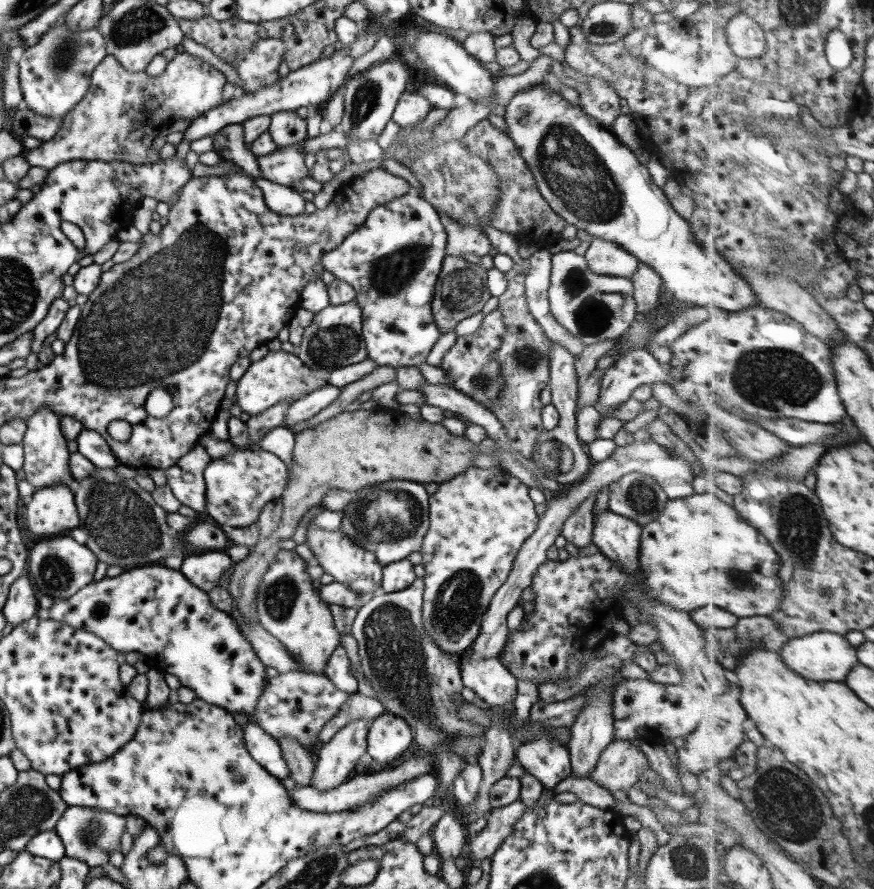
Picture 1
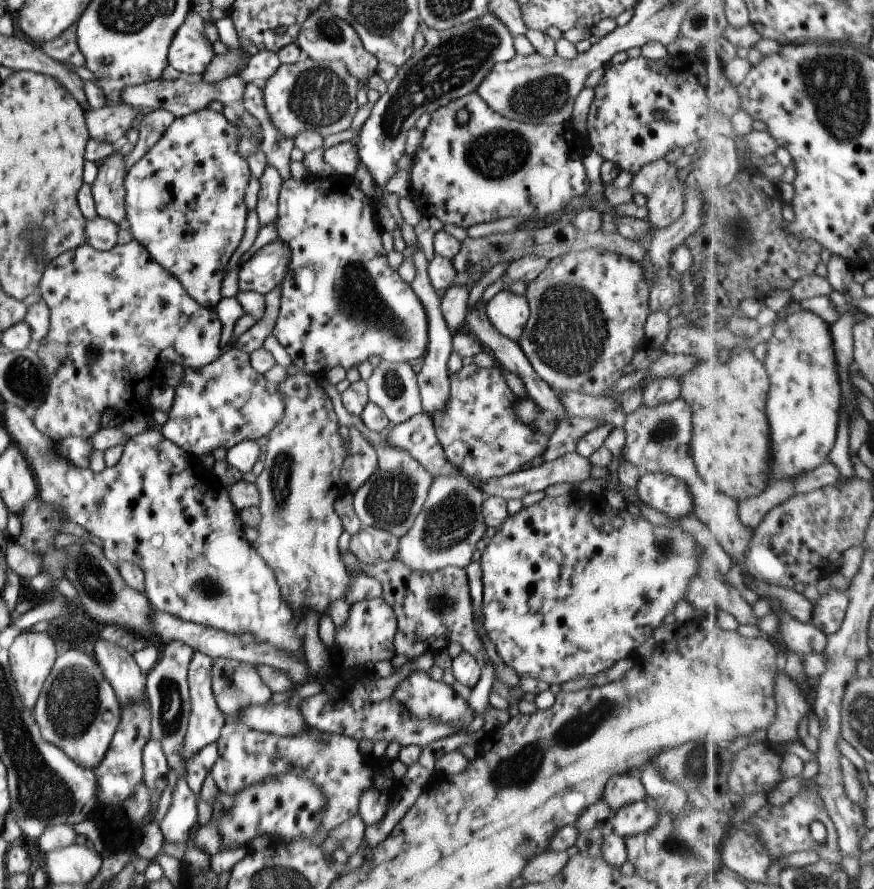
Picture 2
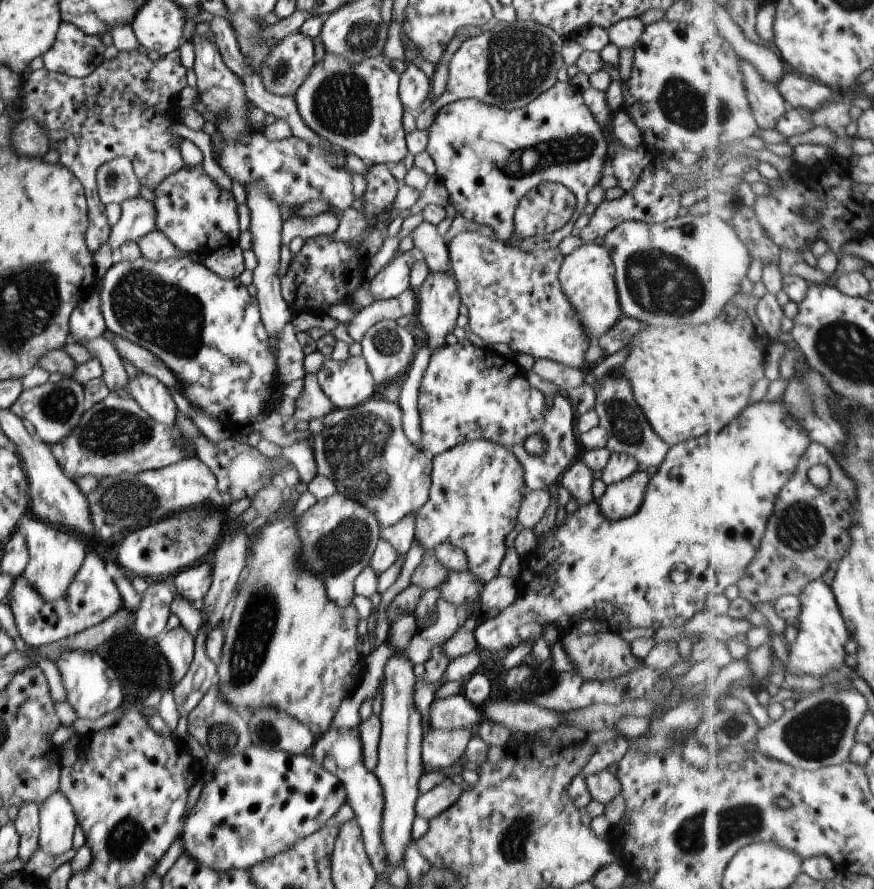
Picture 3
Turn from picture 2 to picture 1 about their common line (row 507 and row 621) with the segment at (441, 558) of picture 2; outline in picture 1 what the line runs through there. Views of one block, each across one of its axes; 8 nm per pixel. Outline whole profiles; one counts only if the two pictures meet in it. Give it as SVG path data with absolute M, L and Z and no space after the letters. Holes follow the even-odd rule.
M499 466L490 468L478 468L467 467L463 473L446 480L438 485L437 491L428 495L428 508L427 508L427 520L428 529L422 538L422 546L419 554L421 555L421 562L424 568L423 590L422 590L422 604L421 604L421 618L423 629L425 633L429 635L431 641L435 643L442 651L453 654L457 657L464 655L467 647L471 646L473 639L477 636L480 628L480 620L482 614L487 610L491 598L495 594L495 591L503 584L503 581L507 578L513 560L517 551L523 545L526 538L535 530L538 522L538 516L533 508L534 502L528 497L528 488L514 476L511 476L507 471L501 469Z

